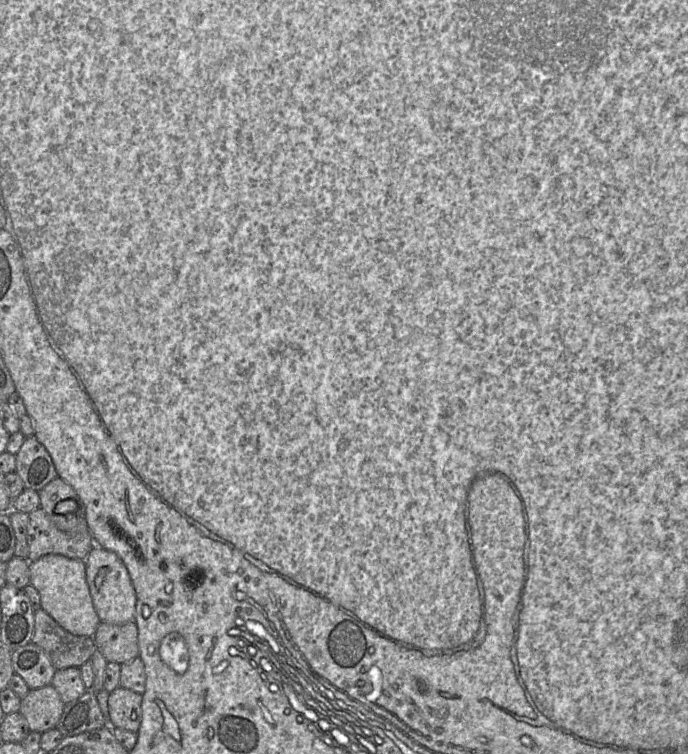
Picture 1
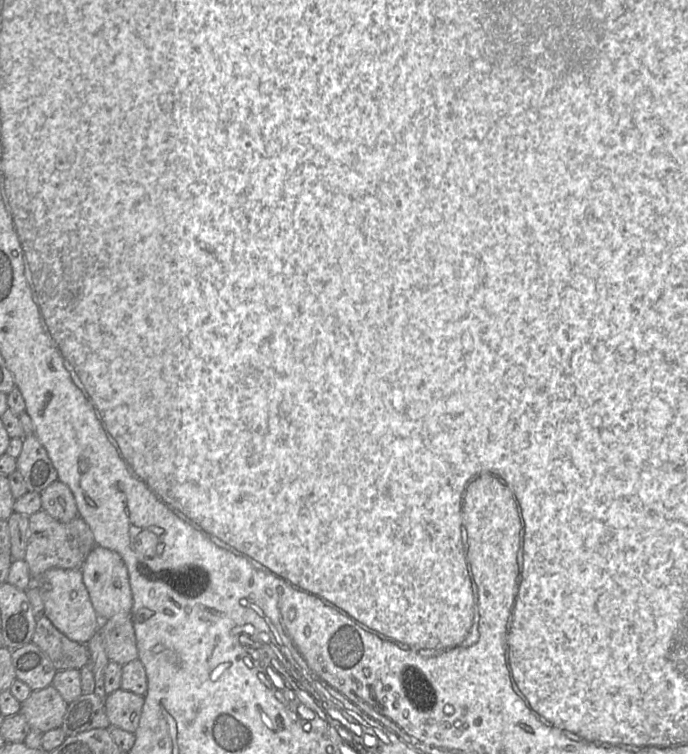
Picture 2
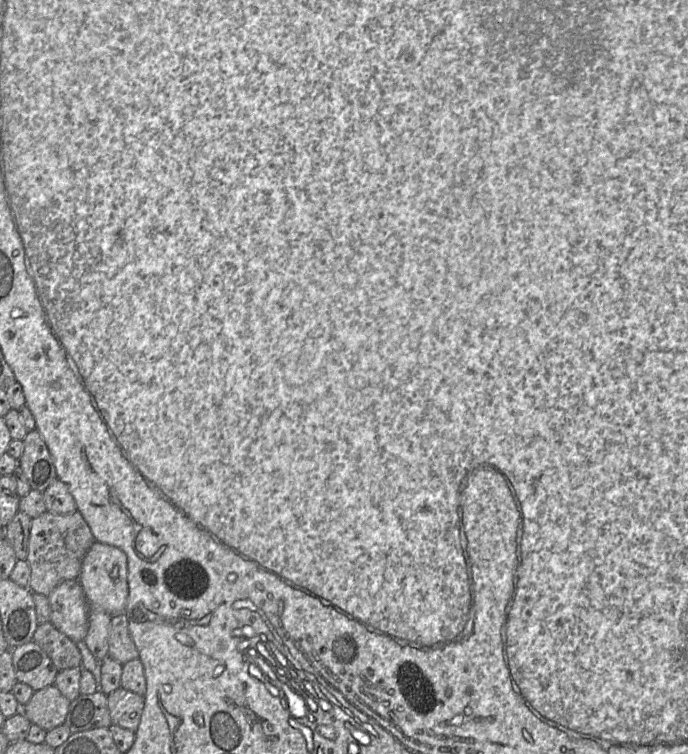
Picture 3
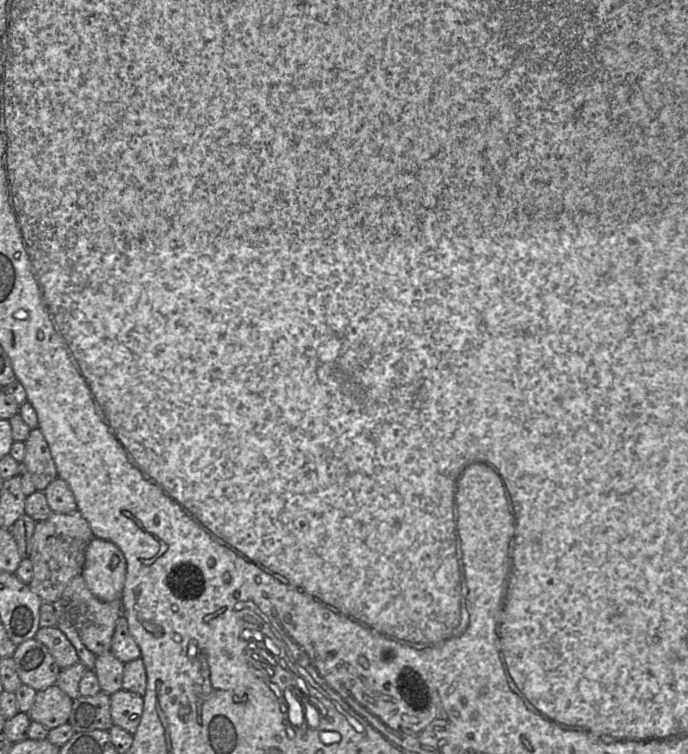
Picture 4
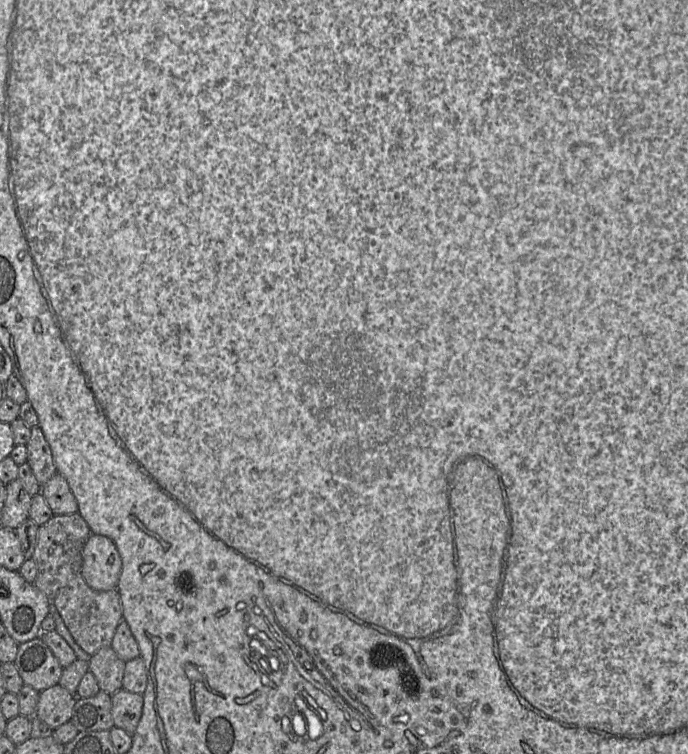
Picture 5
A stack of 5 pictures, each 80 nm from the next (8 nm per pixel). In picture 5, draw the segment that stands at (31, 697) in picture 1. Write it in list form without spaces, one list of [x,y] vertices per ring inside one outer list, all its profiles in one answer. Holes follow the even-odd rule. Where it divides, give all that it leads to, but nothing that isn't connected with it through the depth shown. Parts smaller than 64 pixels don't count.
[[[60,684],[39,693],[35,716],[51,730],[70,721],[76,702],[76,695],[68,692]]]

